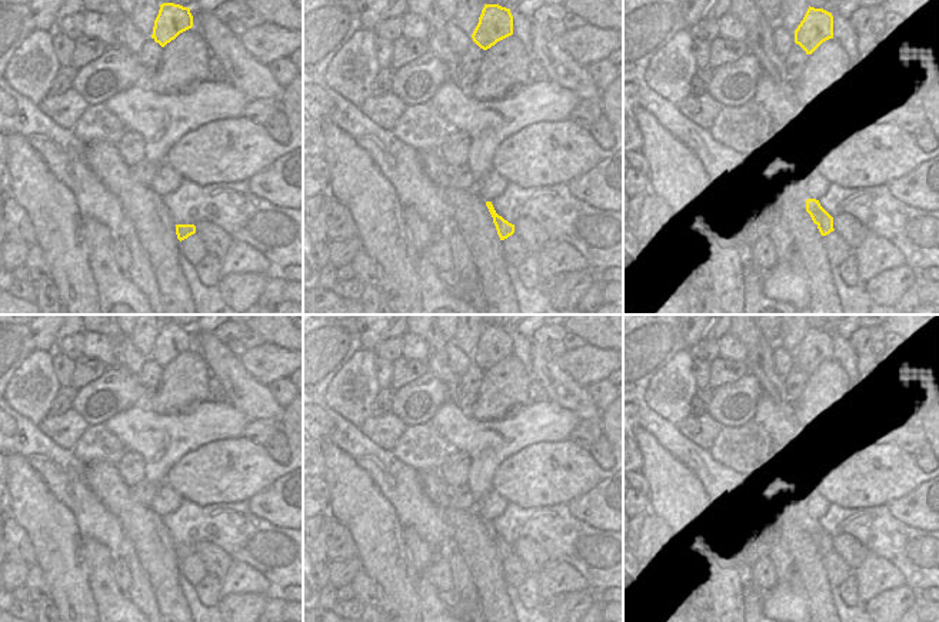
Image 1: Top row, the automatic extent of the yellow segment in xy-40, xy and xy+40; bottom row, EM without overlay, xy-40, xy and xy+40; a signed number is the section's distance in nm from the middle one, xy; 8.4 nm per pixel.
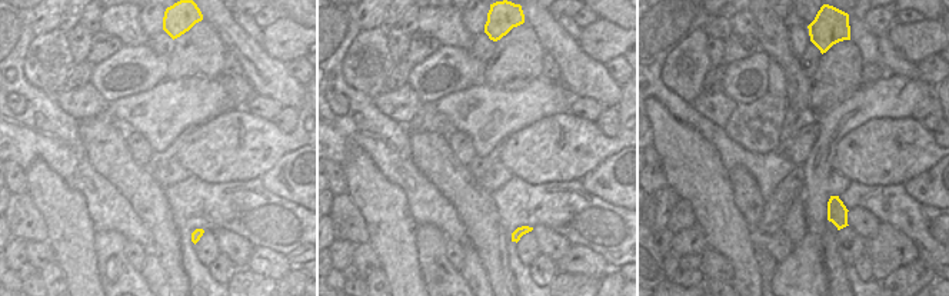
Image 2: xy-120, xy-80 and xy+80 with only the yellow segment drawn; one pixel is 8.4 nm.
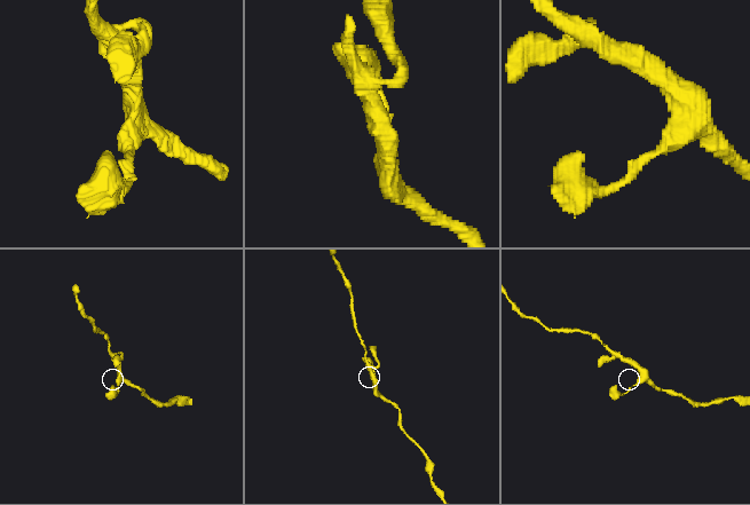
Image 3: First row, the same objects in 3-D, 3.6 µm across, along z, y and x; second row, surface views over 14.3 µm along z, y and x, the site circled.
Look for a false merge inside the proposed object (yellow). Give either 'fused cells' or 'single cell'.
single cell

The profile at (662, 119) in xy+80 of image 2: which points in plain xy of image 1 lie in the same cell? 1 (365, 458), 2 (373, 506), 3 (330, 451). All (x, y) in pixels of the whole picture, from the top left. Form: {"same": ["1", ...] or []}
{"same": ["2", "3"]}

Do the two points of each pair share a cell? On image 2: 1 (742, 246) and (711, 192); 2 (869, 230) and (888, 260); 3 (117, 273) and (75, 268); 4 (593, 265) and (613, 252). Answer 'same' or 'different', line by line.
1: same
2: different
3: different
4: different

